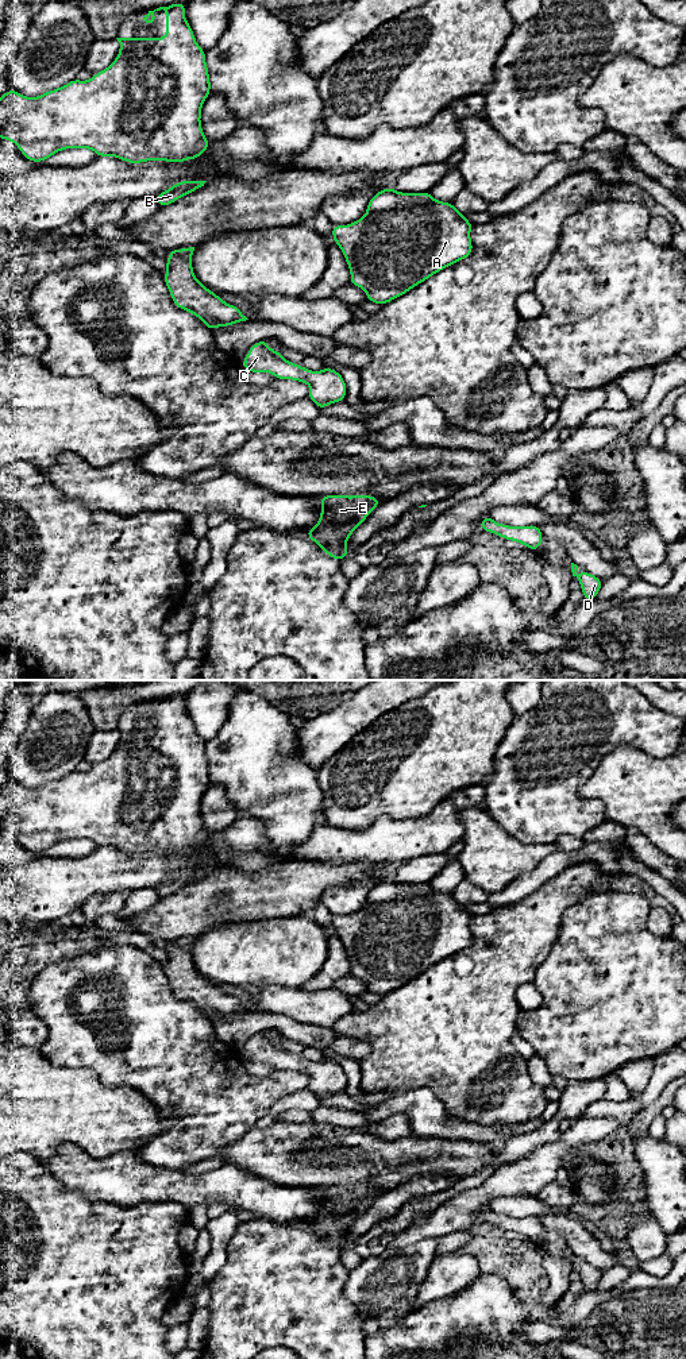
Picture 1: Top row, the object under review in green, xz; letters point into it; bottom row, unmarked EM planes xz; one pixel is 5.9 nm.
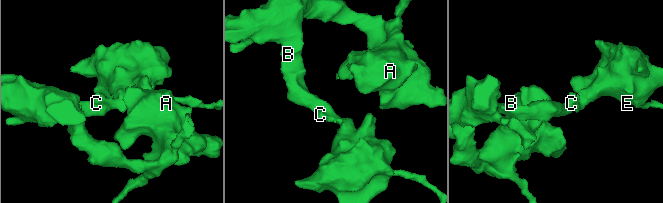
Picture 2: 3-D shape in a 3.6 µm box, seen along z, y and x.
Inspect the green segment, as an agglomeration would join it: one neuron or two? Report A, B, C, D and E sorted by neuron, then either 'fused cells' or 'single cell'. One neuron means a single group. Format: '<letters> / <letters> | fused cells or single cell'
A B C D E | single cell

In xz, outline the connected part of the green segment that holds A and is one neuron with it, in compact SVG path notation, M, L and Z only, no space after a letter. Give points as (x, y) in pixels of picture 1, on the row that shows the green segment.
M386 188L369 200L362 219L348 225L332 225L331 231L348 265L350 283L363 289L367 301L385 305L470 256L473 227L452 202L436 201L429 192L401 193Z

